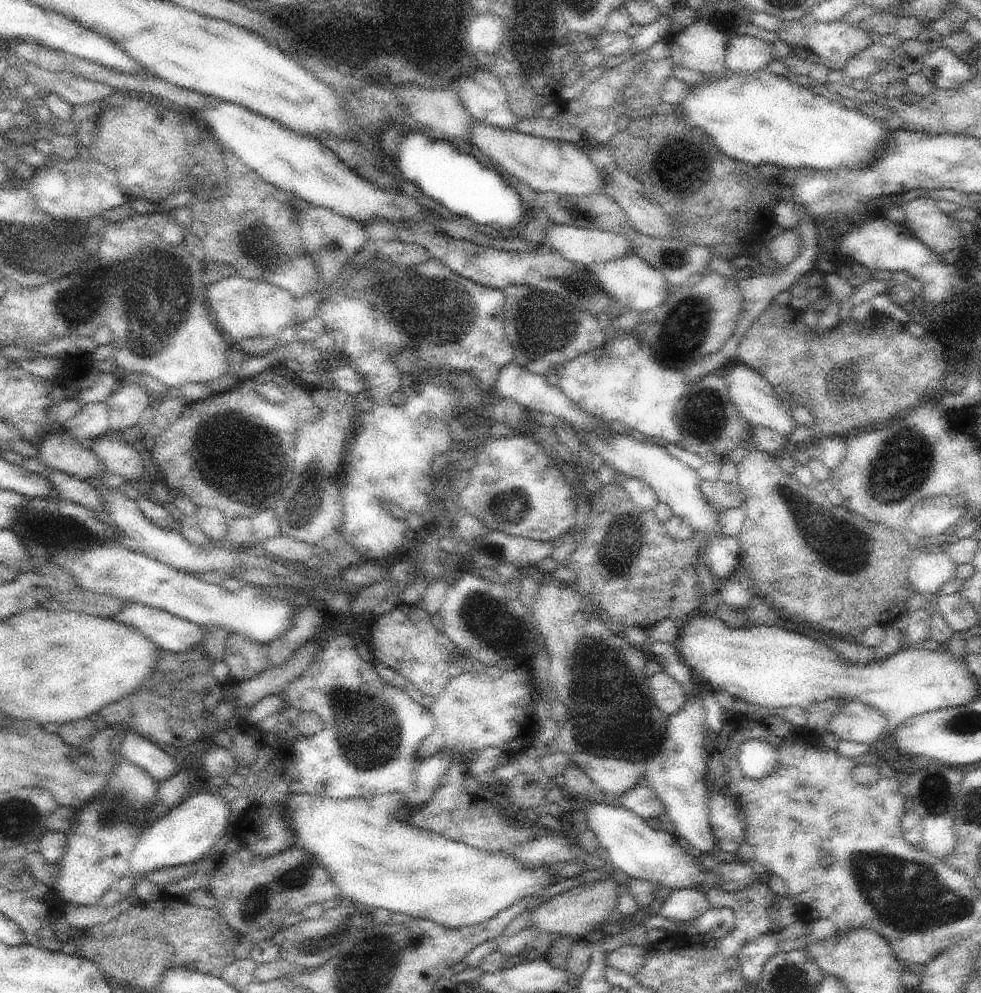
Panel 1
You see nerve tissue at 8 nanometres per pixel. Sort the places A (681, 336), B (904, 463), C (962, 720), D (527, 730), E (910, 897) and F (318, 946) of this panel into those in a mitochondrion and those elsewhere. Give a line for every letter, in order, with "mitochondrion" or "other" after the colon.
A: mitochondrion
B: mitochondrion
C: mitochondrion
D: other
E: mitochondrion
F: mitochondrion

